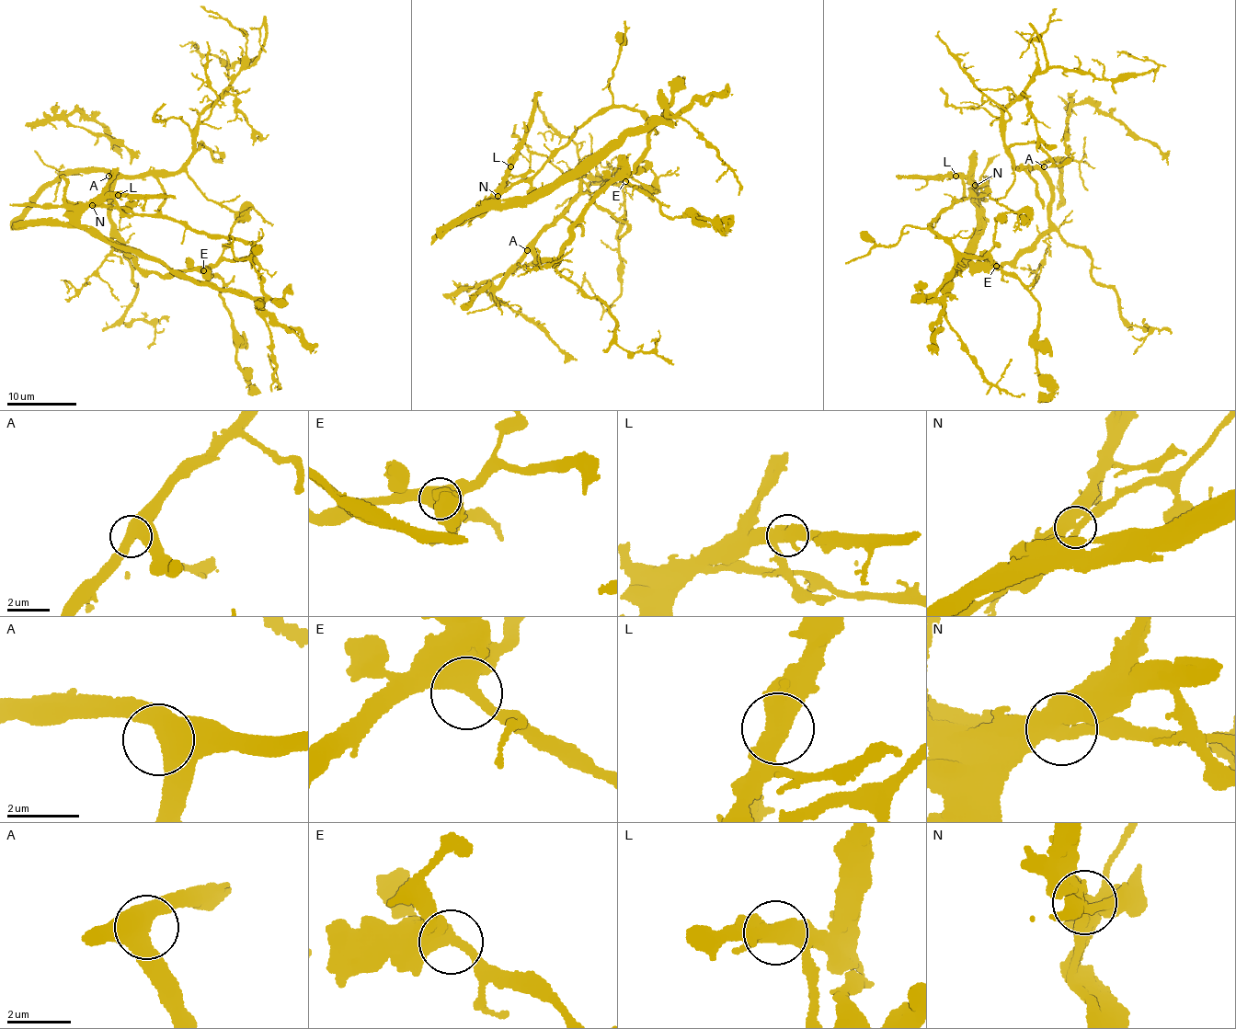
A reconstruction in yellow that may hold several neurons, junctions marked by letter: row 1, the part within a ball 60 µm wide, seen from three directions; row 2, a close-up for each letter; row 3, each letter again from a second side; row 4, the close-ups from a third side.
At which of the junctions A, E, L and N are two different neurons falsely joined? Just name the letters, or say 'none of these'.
N

